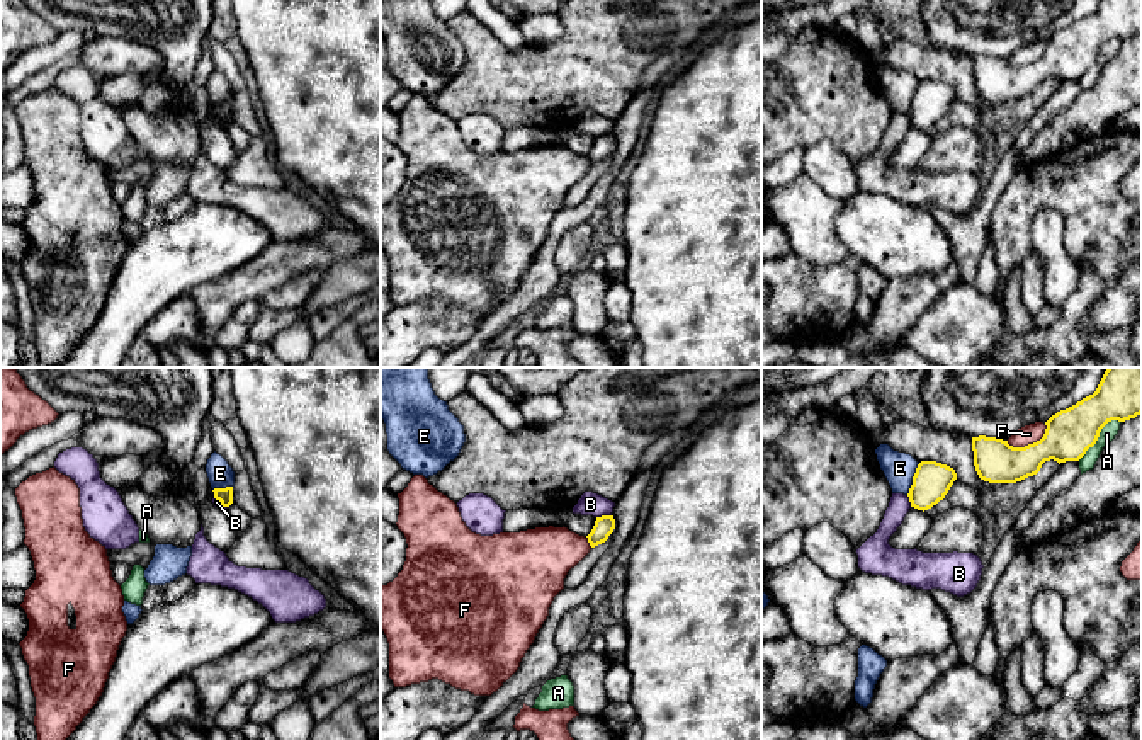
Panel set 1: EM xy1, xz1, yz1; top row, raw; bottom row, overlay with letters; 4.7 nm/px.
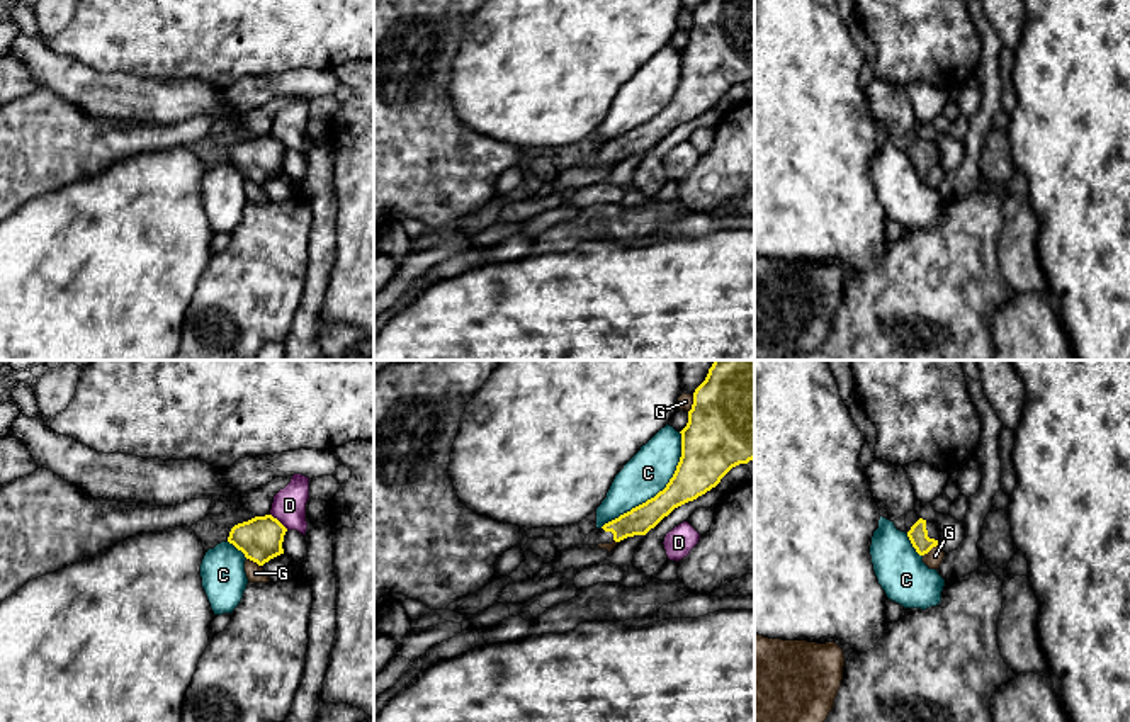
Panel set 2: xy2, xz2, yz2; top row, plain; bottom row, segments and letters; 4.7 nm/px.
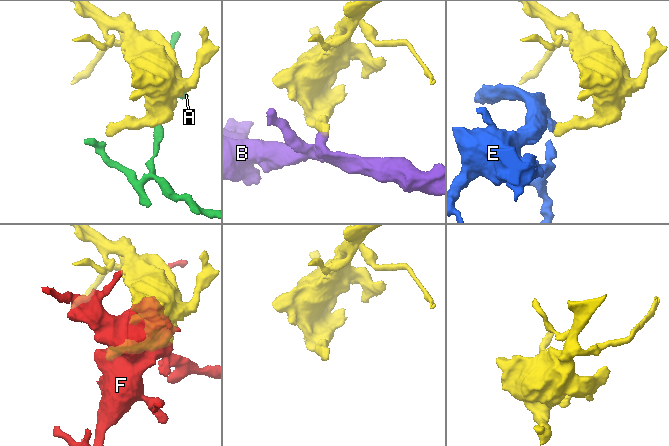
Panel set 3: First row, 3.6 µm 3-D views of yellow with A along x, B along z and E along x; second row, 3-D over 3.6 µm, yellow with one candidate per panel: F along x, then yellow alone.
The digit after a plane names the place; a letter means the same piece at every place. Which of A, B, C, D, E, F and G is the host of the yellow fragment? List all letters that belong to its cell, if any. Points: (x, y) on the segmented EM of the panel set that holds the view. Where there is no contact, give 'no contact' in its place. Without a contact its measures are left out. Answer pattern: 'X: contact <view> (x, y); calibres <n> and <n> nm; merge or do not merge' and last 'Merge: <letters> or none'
A: contact yz1 (1098, 436); calibres 260 and 70 nm; do not merge
B: contact xz1 (604, 516); calibres 100 and 110 nm; do not merge
C: contact xz2 (660, 491); calibres 220 and 200 nm; do not merge
D: contact xy2 (277, 520); calibres 220 and 160 nm; do not merge
E: contact yz1 (913, 478); calibres 180 and 150 nm; do not merge
F: contact yz1 (1028, 444); calibres 220 and 90 nm; do not merge
G: contact xz2 (692, 405); calibres 480 and 70 nm; do not merge
Merge: none

